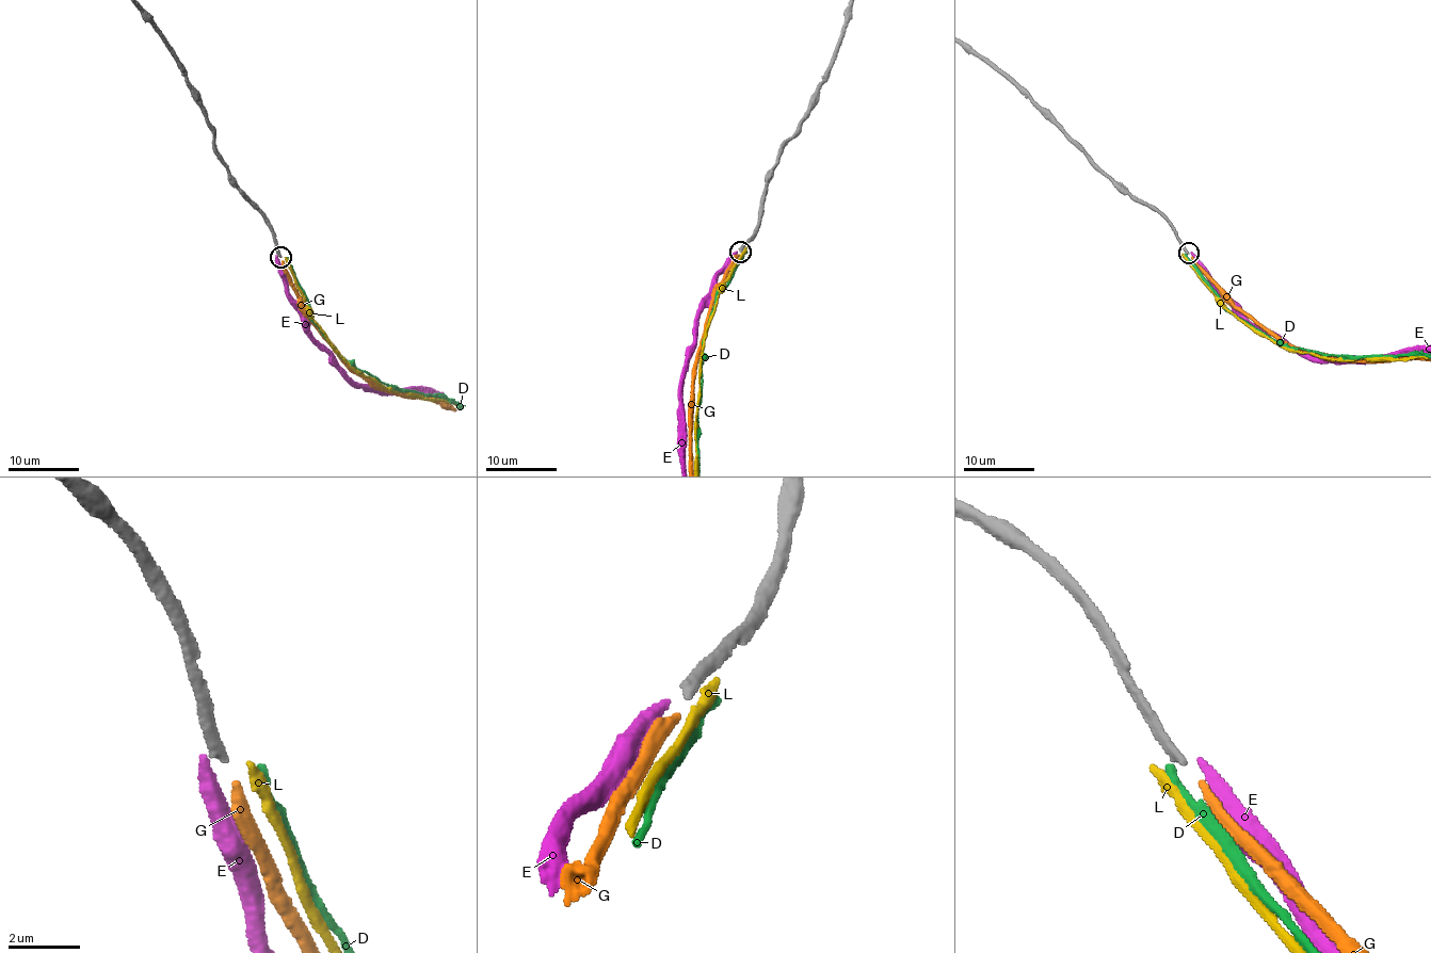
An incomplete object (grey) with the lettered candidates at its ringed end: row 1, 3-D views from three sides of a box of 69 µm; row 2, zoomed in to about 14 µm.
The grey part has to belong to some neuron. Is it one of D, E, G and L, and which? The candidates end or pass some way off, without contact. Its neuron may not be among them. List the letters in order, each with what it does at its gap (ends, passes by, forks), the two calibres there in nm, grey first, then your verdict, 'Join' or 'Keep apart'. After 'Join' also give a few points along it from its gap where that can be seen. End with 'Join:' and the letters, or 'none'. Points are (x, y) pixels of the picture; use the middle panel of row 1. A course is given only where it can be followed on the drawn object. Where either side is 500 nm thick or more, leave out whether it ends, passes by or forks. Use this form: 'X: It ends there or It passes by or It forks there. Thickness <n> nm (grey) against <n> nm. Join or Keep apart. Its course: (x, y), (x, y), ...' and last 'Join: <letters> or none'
D: It ends there. Thickness 280 nm (grey) against 190 nm. Keep apart
E: It ends there. Thickness 280 nm (grey) against 300 nm. Keep apart
G: It ends there. Thickness 280 nm (grey) against 280 nm. Join
L: It ends there. Thickness 280 nm (grey) against 320 nm. Keep apart
Join: G

